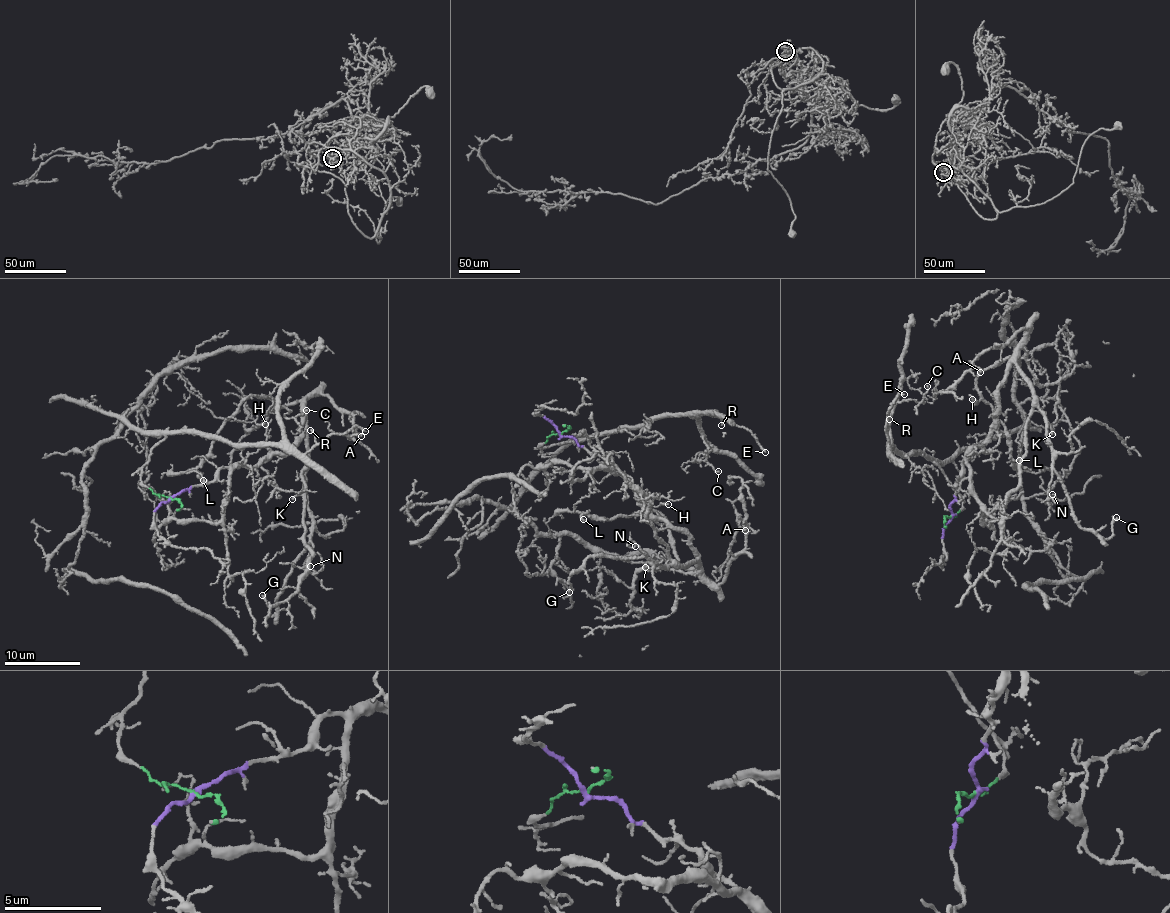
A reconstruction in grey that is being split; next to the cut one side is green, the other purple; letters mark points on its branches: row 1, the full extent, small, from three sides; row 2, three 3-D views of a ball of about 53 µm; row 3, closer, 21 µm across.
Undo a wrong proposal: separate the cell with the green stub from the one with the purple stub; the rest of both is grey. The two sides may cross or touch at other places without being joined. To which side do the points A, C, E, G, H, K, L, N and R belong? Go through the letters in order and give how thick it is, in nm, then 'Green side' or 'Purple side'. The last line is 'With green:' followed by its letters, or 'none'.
A: Thickness 130 nm. Purple side
C: Thickness 110 nm. Green side
E: Thickness 140 nm. Green side
G: Thickness 170 nm. Purple side
H: Thickness 120 nm. Purple side
K: Thickness 160 nm. Purple side
L: Thickness 160 nm. Purple side
N: Thickness 100 nm. Purple side
R: Thickness 140 nm. Green side
With green: C, E, R

